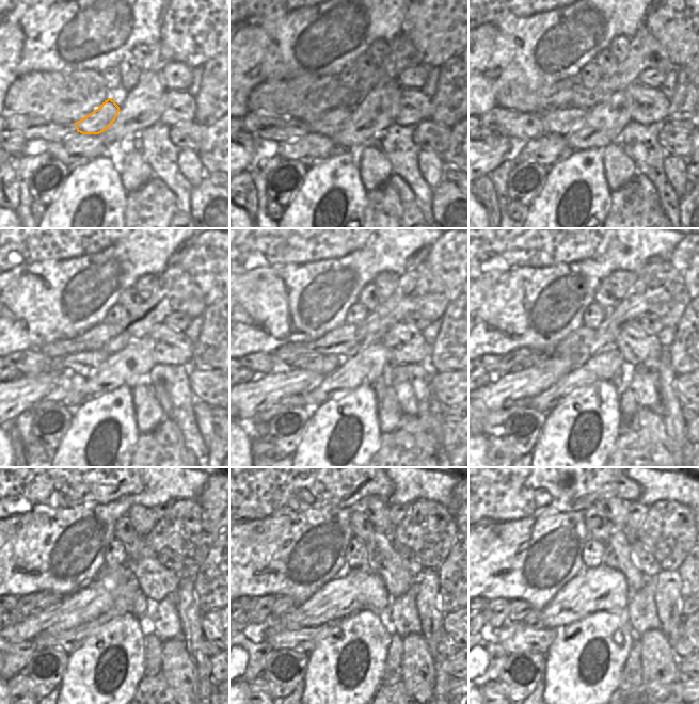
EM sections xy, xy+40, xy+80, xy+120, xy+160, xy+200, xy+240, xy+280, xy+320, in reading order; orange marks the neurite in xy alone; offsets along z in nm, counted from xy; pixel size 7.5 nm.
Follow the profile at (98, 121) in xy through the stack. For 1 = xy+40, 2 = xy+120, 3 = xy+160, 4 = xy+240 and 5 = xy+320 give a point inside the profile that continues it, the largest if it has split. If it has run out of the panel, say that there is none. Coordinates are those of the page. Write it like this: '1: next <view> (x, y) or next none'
1: next xy+40 (329, 124)
2: next xy+120 (84, 364)
3: next xy+160 (321, 364)
4: next xy+240 (50, 600)
5: next xy+320 (519, 609)

